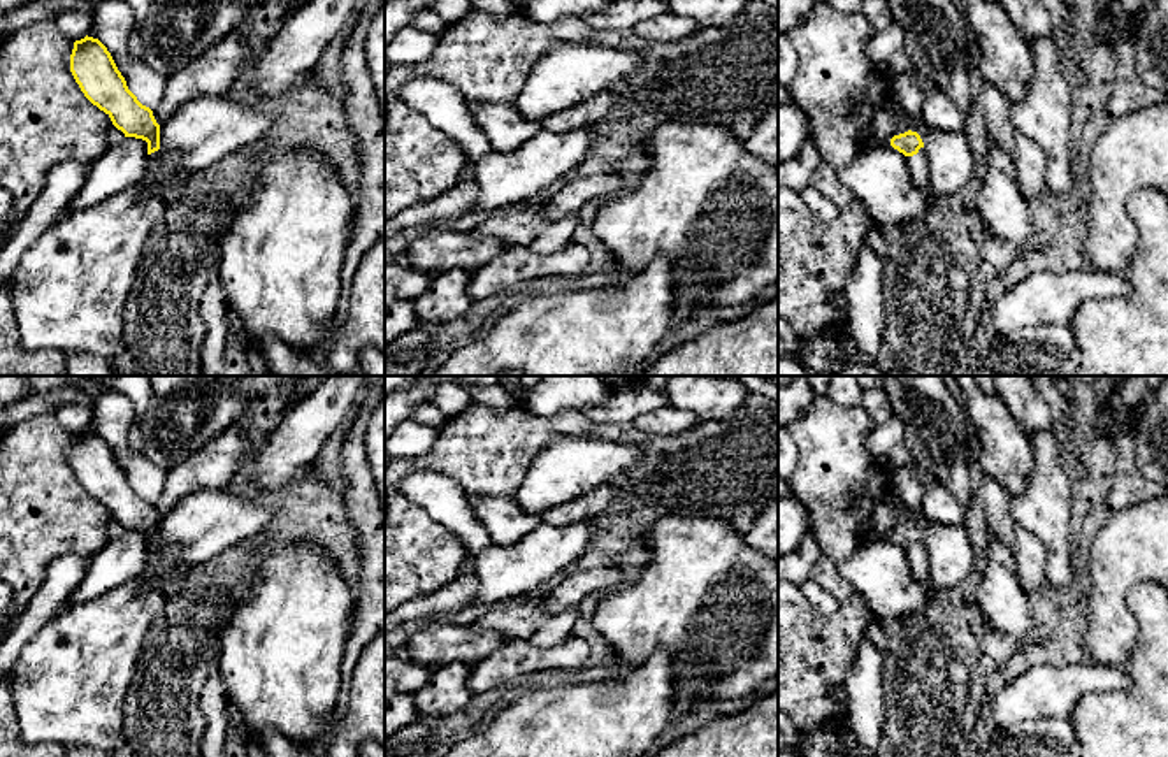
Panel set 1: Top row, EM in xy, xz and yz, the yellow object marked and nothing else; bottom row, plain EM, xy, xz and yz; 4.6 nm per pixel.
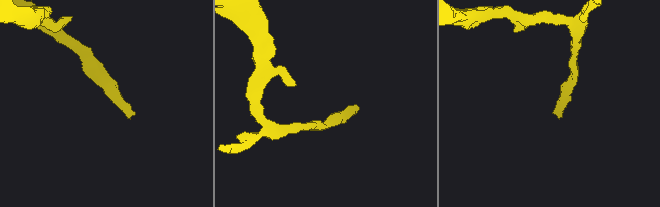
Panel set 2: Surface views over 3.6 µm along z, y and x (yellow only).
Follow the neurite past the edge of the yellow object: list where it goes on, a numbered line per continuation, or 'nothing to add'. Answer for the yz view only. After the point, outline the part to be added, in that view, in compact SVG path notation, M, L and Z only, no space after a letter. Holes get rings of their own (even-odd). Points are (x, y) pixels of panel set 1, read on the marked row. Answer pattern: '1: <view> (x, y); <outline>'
1: yz (917, 165); M920 148L917 155L906 156L906 167L913 184L919 186L927 198L931 198L933 191L929 188L927 156L924 148Z

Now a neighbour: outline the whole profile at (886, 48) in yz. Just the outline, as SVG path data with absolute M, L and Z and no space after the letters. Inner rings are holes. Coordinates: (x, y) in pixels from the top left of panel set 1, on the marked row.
M898 25L876 30L866 42L866 53L878 70L889 77L912 68L912 61L905 47L905 32Z

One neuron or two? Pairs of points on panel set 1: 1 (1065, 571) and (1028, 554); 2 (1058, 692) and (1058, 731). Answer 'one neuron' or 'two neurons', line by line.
1: two neurons
2: two neurons

